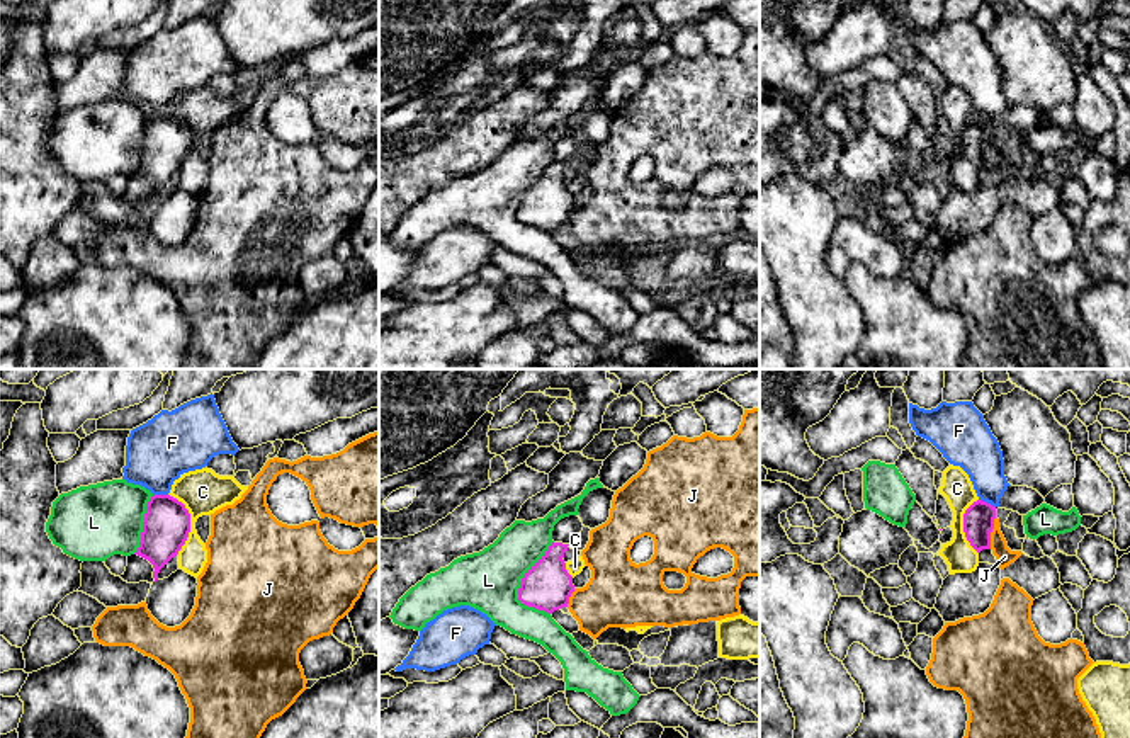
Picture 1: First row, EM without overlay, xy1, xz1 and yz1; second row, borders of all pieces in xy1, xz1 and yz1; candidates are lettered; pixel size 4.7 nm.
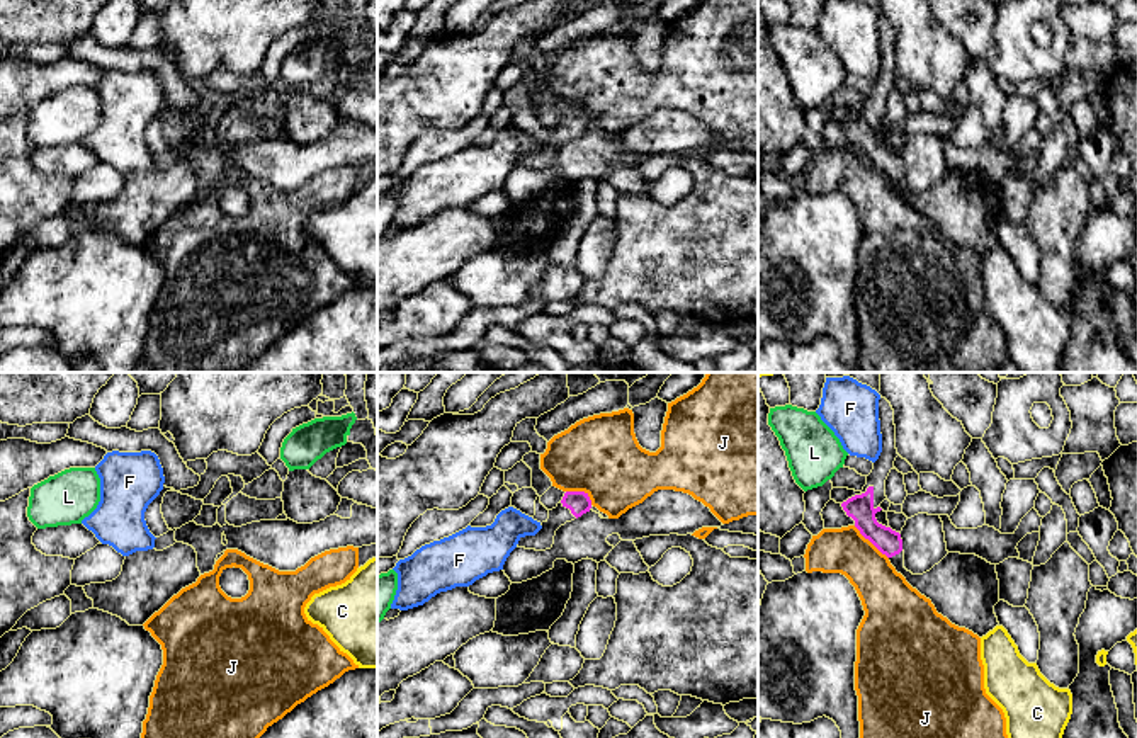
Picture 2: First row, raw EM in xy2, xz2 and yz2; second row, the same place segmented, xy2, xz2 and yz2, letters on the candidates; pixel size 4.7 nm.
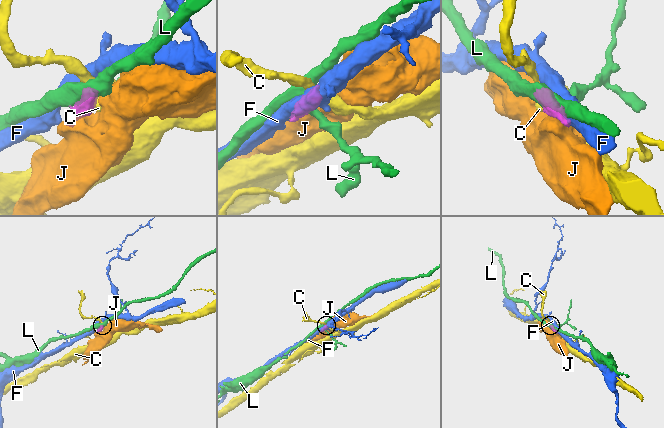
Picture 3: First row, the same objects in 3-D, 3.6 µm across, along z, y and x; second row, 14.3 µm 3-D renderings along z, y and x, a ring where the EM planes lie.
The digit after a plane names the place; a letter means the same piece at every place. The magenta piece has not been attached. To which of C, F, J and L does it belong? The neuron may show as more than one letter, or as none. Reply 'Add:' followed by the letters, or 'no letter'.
Add: no letter

